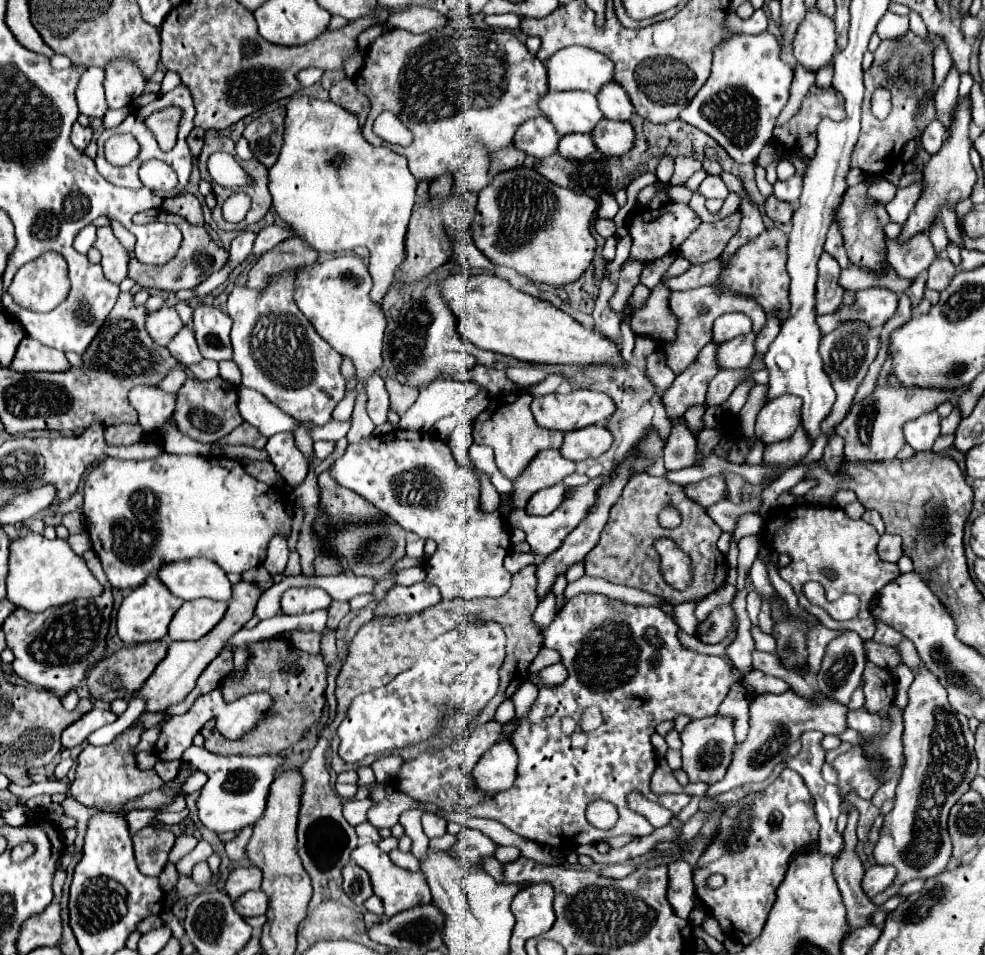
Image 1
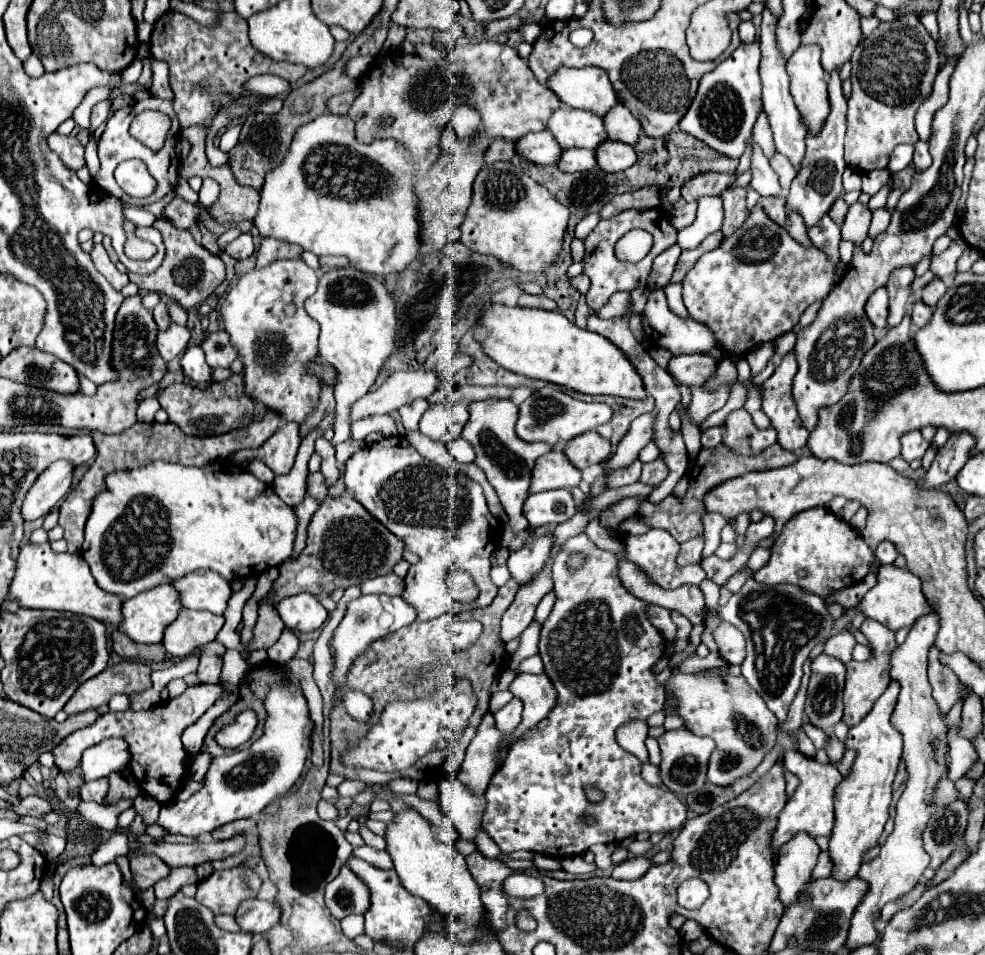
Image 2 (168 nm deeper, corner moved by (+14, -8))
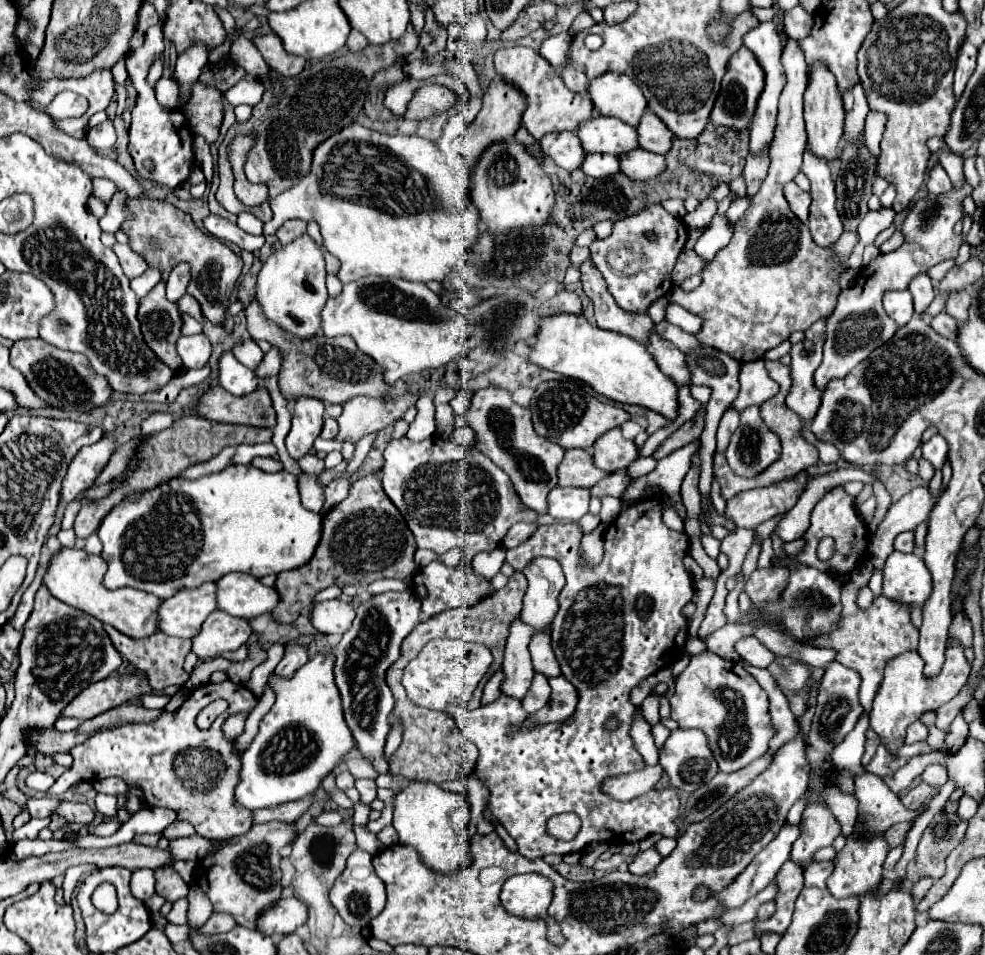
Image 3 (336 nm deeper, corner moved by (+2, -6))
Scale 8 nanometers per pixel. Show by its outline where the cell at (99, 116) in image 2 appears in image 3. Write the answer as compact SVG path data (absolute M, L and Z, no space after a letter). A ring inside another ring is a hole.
M106 120L94 128L88 130L86 140L90 142L90 146L94 146L94 150L106 150L116 142L116 132L112 126L112 120Z

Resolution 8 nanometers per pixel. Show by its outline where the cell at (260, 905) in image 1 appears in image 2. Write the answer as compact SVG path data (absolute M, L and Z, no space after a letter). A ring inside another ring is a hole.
M258 898L246 900L246 904L242 904L242 908L236 912L236 922L244 932L264 934L280 922L280 906Z

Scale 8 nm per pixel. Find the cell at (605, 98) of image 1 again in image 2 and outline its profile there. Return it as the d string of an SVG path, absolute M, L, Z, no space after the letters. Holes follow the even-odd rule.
M624 104L614 106L614 112L610 112L610 116L604 116L604 124L610 140L636 146L638 138L642 136L642 124L638 122L638 118L632 116L632 112Z

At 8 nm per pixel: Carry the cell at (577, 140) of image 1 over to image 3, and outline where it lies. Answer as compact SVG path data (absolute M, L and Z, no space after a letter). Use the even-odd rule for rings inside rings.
M588 154L580 168L586 176L594 176L594 178L610 176L620 170L618 156L612 156L612 154Z

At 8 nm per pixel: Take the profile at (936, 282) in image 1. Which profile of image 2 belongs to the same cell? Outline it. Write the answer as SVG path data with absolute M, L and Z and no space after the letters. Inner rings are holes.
M934 280L934 282L930 282L926 288L924 288L924 292L922 292L922 302L926 304L926 306L930 306L930 308L934 308L936 304L938 304L938 300L942 298L942 294L946 294L946 284L942 282L942 280Z

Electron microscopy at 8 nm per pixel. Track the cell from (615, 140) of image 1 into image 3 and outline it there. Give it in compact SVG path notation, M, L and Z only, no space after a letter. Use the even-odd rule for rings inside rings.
M636 148L630 154L622 154L618 158L620 158L620 172L632 180L656 178L666 168L666 162L660 154L648 152L644 148Z

